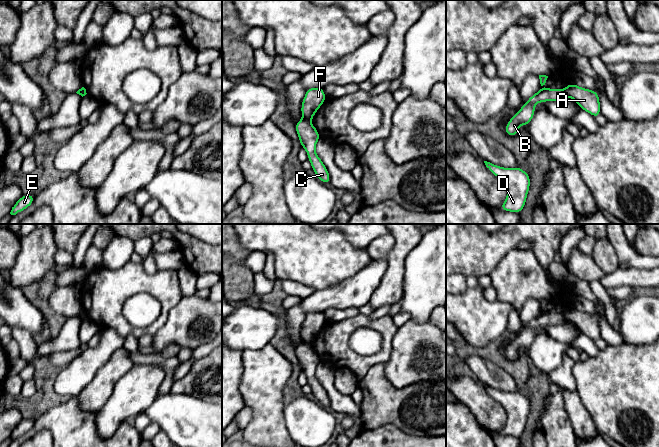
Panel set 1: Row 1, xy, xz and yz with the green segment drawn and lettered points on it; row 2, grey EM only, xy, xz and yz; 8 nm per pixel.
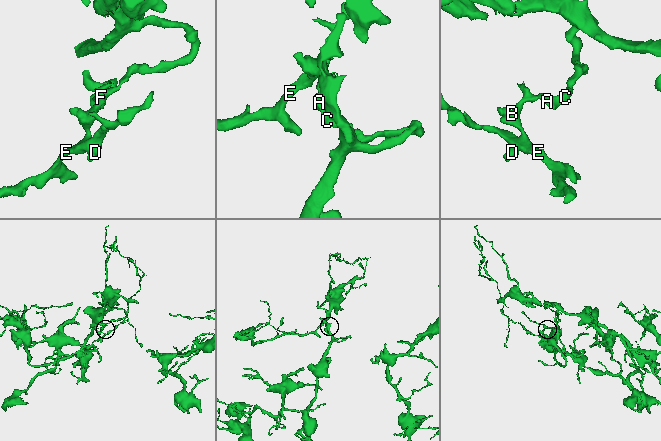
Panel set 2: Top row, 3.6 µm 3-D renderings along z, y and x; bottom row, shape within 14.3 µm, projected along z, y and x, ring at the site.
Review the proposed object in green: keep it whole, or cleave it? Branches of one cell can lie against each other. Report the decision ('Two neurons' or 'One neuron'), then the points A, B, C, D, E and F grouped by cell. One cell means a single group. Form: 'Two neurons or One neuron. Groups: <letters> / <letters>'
Two neurons. Groups: A C / B D E F

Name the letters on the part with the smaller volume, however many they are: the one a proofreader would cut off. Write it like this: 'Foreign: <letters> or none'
Foreign: B, D, E, F

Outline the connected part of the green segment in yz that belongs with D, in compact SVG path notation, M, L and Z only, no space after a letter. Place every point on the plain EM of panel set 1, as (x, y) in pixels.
M484 385L488 394L497 400L507 413L507 422L499 431L503 435L520 437L525 431L530 412L530 400L520 391L504 392Z

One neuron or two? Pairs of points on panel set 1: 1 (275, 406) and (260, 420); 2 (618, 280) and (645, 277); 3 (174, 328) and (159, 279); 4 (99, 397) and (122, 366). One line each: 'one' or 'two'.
1: one
2: one
3: two
4: one

